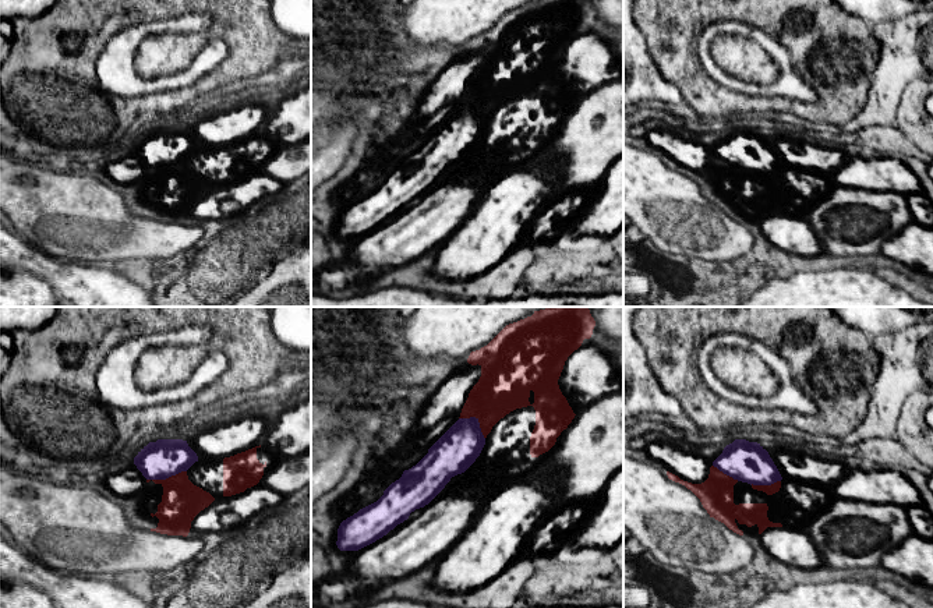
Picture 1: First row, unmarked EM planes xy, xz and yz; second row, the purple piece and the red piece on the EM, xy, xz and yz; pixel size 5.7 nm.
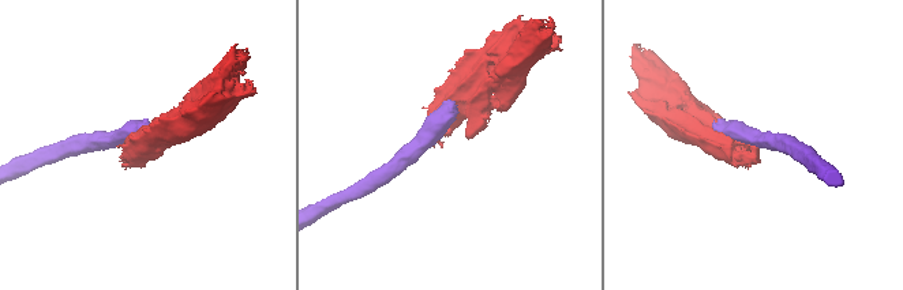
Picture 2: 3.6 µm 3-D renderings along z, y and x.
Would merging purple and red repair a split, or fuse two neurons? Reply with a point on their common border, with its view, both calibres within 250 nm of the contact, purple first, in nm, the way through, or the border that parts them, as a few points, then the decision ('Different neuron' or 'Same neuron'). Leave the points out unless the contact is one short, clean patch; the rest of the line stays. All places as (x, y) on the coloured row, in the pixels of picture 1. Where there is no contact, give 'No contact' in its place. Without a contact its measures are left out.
Touches purple at xz (477, 420). Thickness 240 nm (purple) against 300 nm. Different neuron

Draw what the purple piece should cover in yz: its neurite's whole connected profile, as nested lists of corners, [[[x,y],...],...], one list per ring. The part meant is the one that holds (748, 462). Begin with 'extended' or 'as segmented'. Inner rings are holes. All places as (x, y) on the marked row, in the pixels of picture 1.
as segmented; [[[735,439],[727,445],[713,466],[750,485],[771,485],[782,480],[768,452],[760,443],[746,439]]]

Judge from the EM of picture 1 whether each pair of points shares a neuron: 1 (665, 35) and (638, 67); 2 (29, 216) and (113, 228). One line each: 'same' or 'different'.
1: different
2: same

